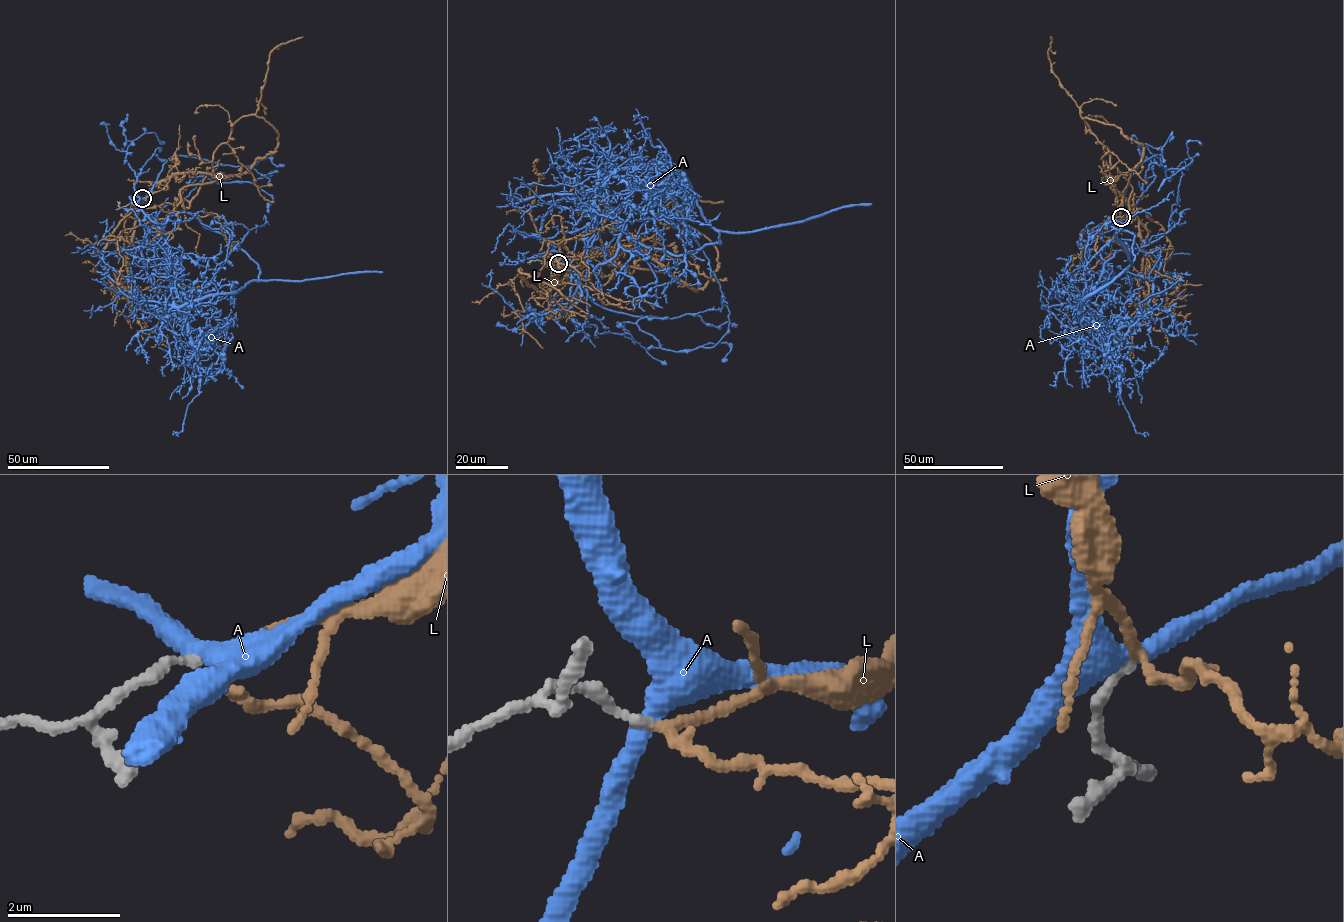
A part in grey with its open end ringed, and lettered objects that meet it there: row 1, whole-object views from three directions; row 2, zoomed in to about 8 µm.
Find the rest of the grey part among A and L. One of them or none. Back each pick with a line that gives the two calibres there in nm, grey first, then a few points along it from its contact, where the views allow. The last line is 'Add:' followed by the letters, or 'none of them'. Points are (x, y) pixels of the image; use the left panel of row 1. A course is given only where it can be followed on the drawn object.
L: calibres 160 and 140 nm; course (142, 198), (176, 174), (242, 174), (279, 134), (242, 116), (188, 207), (127, 211), (125, 234), (143, 240)
Add: L

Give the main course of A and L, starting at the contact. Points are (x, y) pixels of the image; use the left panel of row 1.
A: (141, 198), (130, 197), (161, 230), (156, 252), (183, 325), (157, 296), (136, 239), (76, 247)
L: (142, 198), (176, 174), (242, 174), (279, 134), (242, 116), (188, 207), (127, 211), (125, 234), (143, 240)

